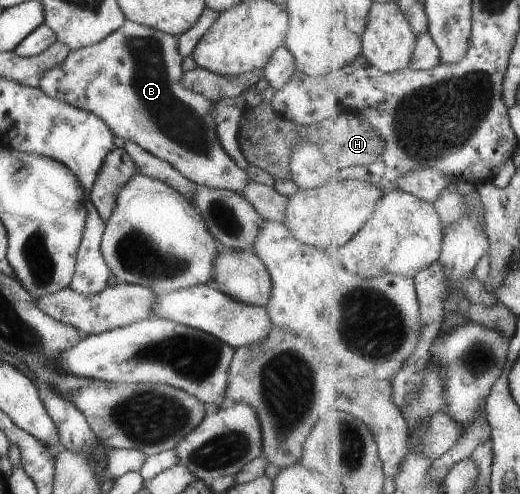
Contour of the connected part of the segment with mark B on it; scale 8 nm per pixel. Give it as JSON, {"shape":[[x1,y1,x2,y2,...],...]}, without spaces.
{"shape":[[125,20,123,25,101,41,69,52,59,66,45,70,39,78,38,88,50,98,100,117,115,138,136,143,195,185,239,194,247,183,246,173,219,145,216,125,210,116,213,102,178,83,182,69,177,42,178,36]]}

